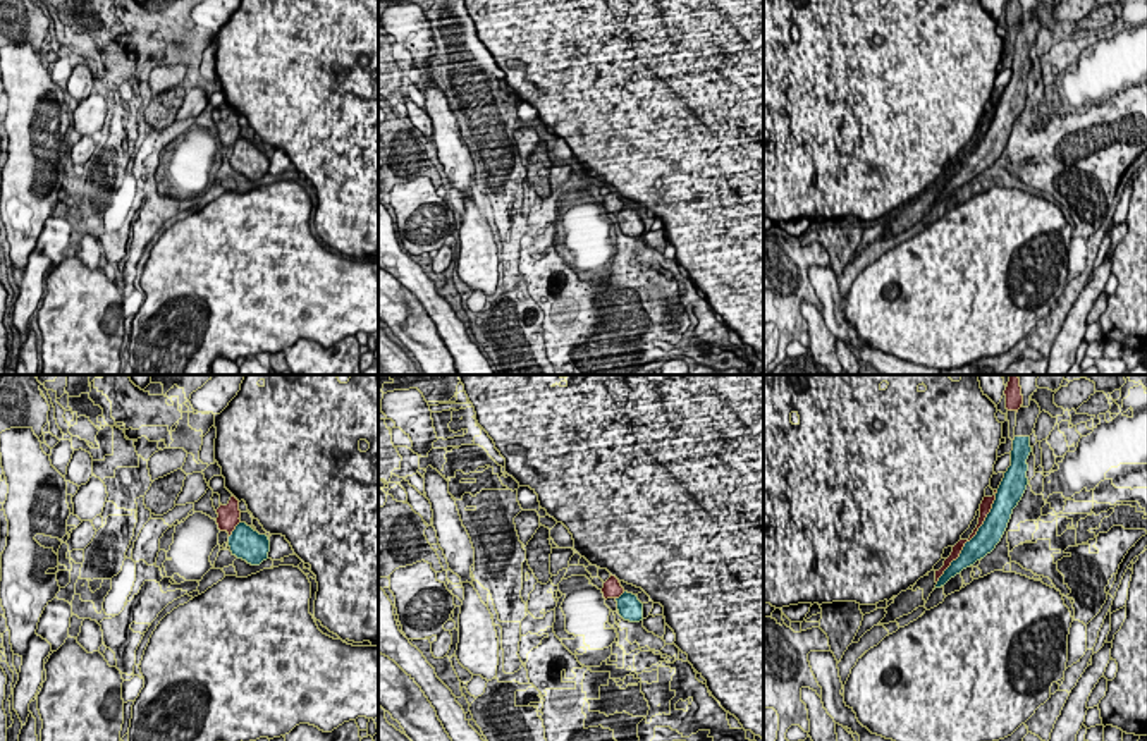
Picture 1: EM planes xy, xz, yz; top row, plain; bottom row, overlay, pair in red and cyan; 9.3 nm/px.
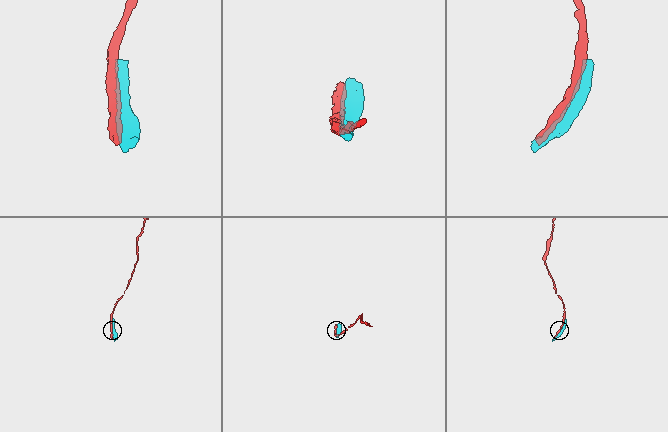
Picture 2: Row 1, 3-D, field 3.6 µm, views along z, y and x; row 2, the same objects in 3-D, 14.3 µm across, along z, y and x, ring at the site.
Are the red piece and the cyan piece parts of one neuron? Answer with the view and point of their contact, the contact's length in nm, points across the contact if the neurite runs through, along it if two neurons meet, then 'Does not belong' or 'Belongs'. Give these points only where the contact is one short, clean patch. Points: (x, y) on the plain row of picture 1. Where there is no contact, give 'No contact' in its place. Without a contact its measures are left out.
Touches red at yz (972, 152). Shared border 1050 nm. Does not belong

